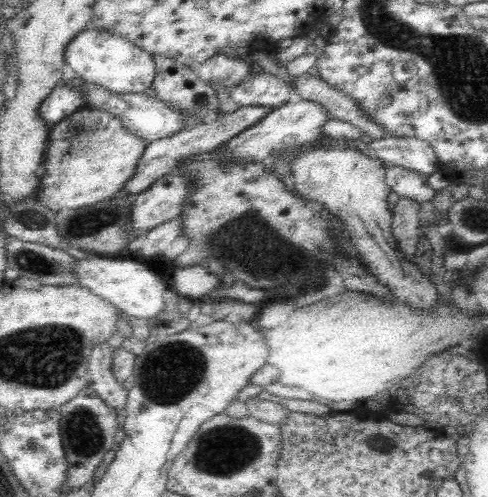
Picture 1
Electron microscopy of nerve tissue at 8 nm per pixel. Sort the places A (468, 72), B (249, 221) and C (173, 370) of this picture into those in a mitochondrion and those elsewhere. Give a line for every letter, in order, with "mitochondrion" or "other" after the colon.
A: mitochondrion
B: mitochondrion
C: mitochondrion

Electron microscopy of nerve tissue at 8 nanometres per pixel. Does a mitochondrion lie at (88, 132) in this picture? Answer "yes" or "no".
yes

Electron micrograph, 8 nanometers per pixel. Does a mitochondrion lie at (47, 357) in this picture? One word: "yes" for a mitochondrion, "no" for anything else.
yes

